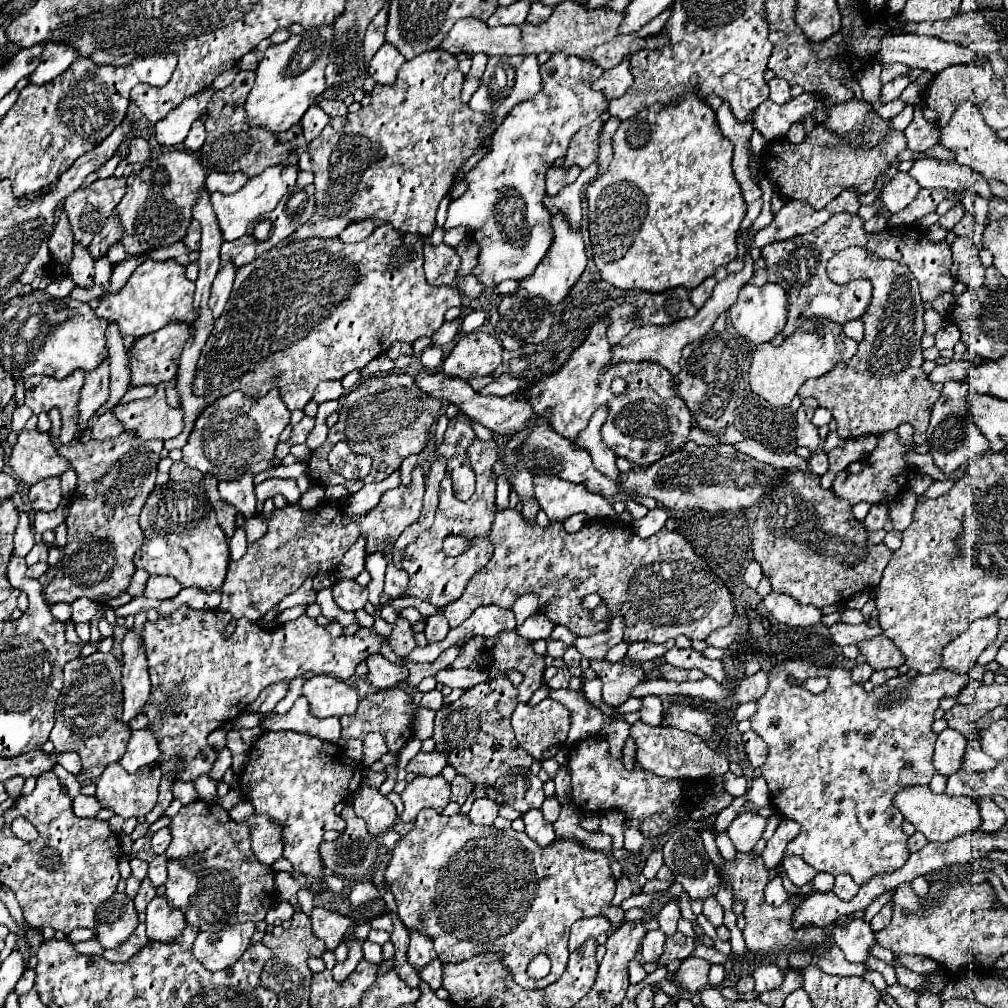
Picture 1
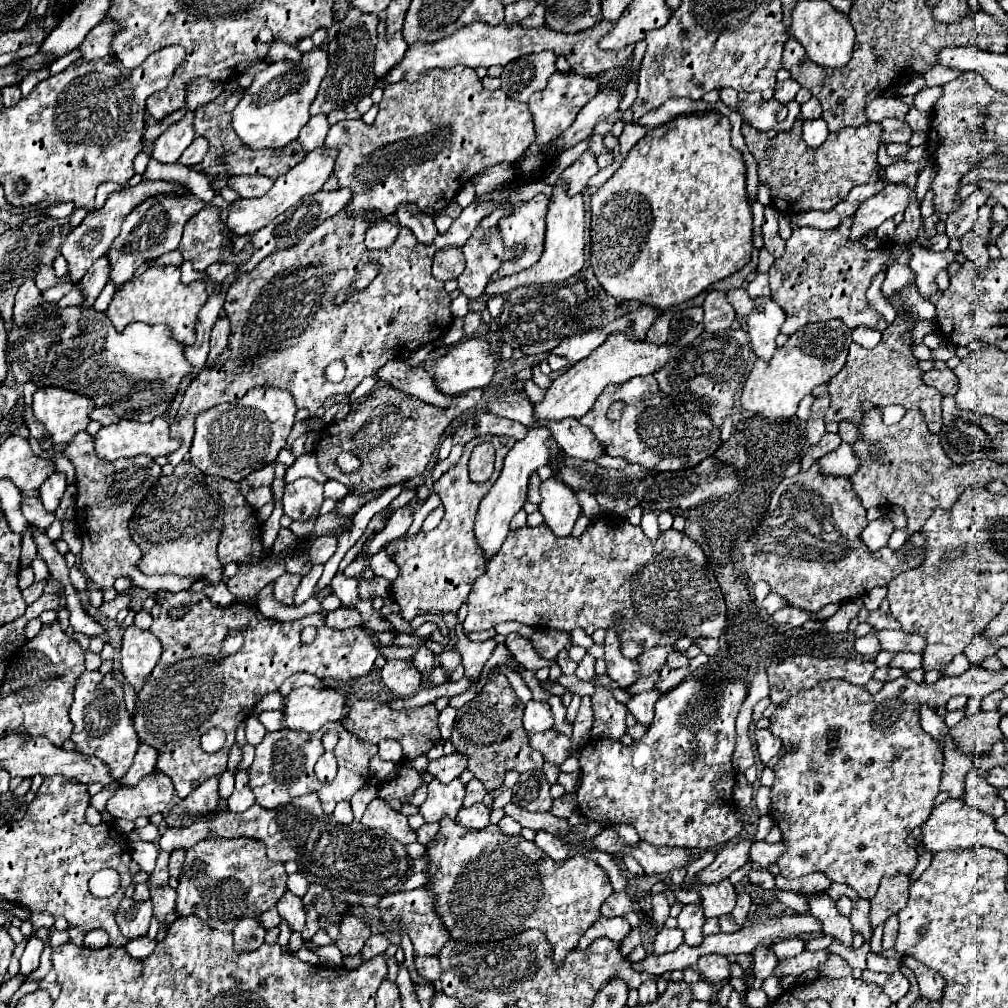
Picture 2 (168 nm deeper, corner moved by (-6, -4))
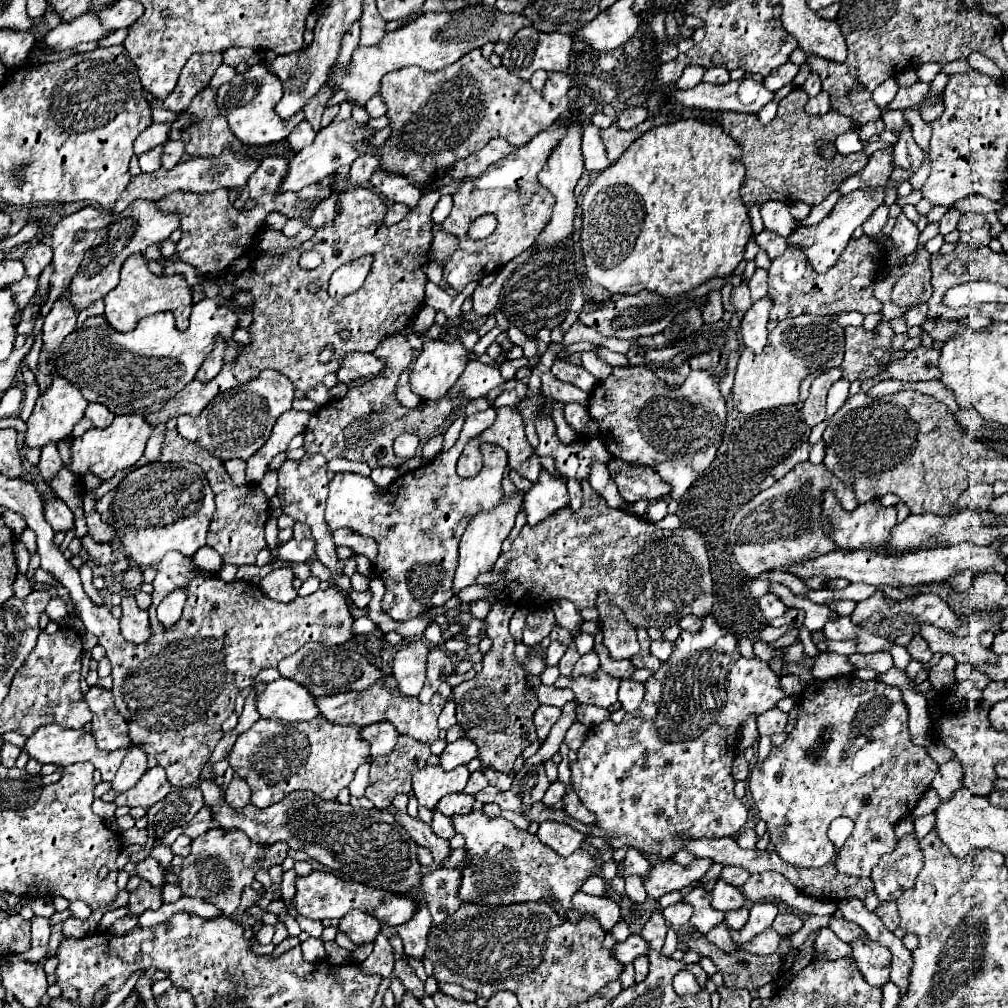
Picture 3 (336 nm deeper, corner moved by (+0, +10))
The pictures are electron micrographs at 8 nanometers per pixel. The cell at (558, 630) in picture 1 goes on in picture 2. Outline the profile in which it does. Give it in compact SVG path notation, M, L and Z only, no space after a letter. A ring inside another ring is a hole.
M541 628L541 630L535 630L535 634L531 636L531 642L533 642L533 648L537 650L539 656L543 656L547 660L555 660L557 654L567 644L571 644L571 634L569 632Z

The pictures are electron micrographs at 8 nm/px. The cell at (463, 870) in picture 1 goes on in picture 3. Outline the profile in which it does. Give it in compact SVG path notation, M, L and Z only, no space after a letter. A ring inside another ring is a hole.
M471 812L465 816L453 816L451 818L455 830L465 836L467 844L465 848L469 850L469 860L461 868L461 890L459 898L463 902L477 902L483 906L497 906L497 904L513 904L513 902L541 902L547 896L555 898L561 902L565 910L571 908L571 896L581 888L583 880L587 876L599 872L599 862L593 858L591 852L587 850L577 850L569 858L561 858L555 854L551 848L547 848L537 836L519 830L513 822L497 816L489 818L483 812Z

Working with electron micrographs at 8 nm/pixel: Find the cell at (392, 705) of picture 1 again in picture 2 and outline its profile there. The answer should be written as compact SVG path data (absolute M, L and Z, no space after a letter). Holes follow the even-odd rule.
M351 696L349 698L349 714L341 720L341 724L345 726L347 732L351 732L353 736L357 736L365 742L379 744L379 740L385 740L385 738L399 740L399 744L403 746L403 758L413 760L417 756L423 756L429 748L433 748L441 740L439 728L437 728L437 716L439 716L439 712L433 704L425 704L421 708L413 708L413 710L393 710L387 702L359 700L359 698Z

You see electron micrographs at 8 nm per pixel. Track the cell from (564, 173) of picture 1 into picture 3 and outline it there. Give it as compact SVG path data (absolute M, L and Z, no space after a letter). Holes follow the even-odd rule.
M589 124L583 130L583 158L587 172L603 172L611 166L605 144L601 140L601 128L595 124Z

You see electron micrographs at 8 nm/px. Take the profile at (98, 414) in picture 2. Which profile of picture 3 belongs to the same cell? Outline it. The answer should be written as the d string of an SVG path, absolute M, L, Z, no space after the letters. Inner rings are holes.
M89 404L85 416L93 422L95 428L107 428L115 418L115 414L111 414L103 404Z

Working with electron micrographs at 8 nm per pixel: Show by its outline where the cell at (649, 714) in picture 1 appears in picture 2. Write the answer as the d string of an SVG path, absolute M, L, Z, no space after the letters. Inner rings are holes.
M649 690L649 692L641 692L635 694L629 702L627 702L627 710L637 718L639 724L649 726L653 720L653 706L655 702L663 696L661 690Z

